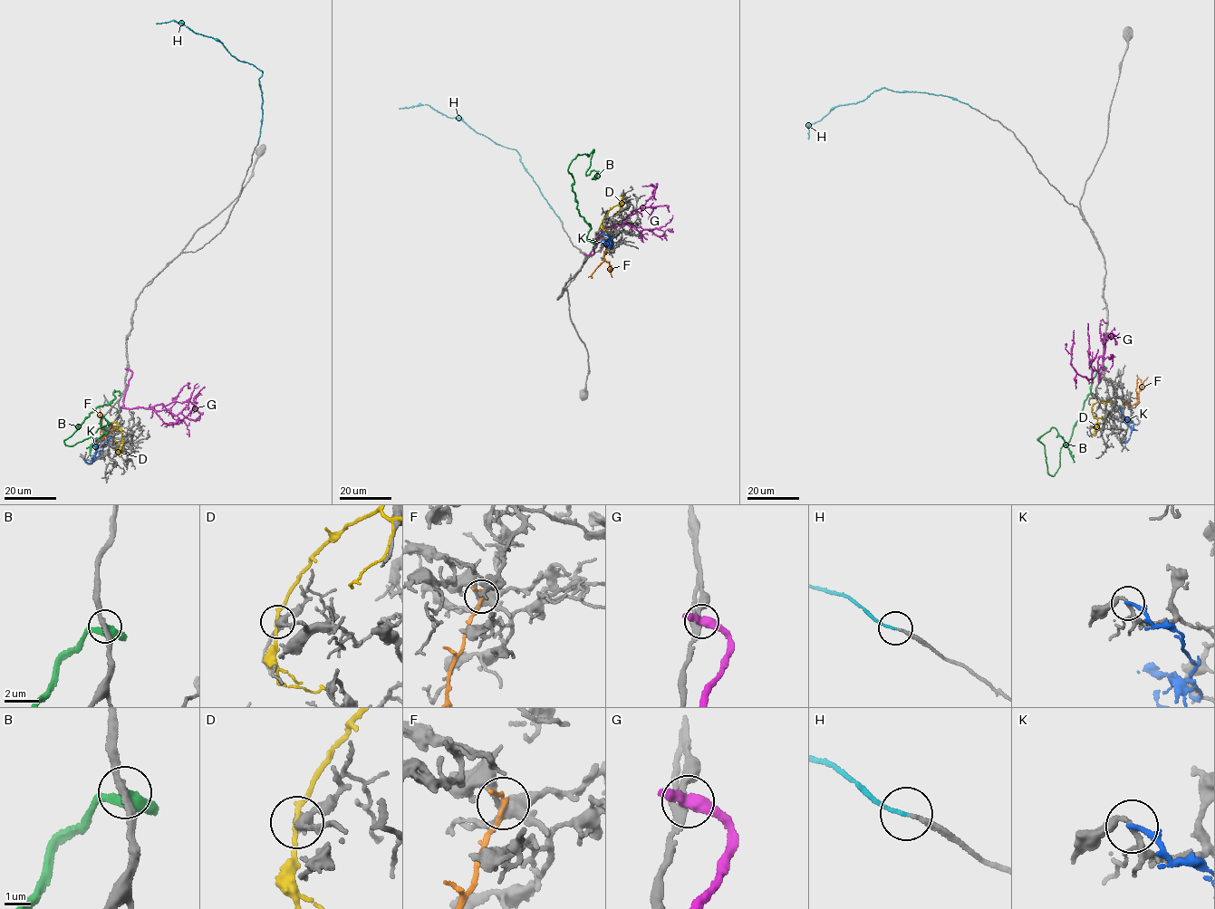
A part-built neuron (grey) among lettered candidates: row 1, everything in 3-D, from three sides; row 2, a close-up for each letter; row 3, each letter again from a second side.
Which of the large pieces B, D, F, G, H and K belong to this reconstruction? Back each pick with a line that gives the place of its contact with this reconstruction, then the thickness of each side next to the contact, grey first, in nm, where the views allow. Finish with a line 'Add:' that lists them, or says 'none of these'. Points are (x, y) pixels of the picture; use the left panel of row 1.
H: contact (258, 140); calibres 170 and 140 nm
Add: H

